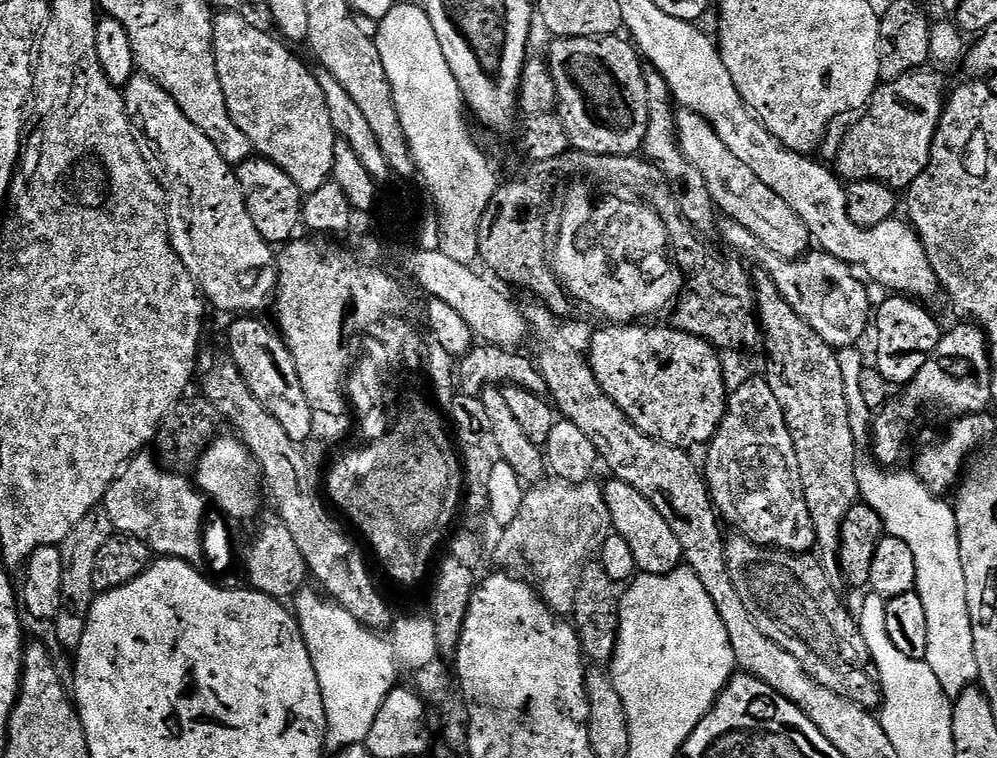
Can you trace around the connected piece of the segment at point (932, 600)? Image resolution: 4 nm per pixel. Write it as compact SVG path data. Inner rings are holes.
M871 462L856 473L860 487L859 499L870 505L882 518L887 535L902 538L906 546L914 554L914 566L918 566L915 592L922 598L922 607L926 609L926 661L934 672L942 690L947 696L955 698L961 696L965 688L969 687L979 677L978 662L974 654L974 634L970 622L970 610L966 602L966 574L962 566L962 554L958 542L958 522L956 509L947 499L941 498L923 484L915 471L889 470L879 463Z

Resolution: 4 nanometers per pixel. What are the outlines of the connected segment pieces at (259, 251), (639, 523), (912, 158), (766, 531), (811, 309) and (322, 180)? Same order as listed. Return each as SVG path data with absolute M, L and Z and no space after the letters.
M143 74L132 76L122 91L124 93L124 105L128 111L128 121L132 124L133 132L139 137L140 149L149 161L157 162L156 160L160 160L160 168L158 164L155 174L156 181L164 187L164 199L168 209L168 232L172 236L172 249L176 251L178 258L186 266L186 270L190 270L194 282L200 287L205 301L211 307L213 304L220 312L236 312L232 314L260 314L260 311L267 304L269 307L270 301L276 295L278 273L274 263L274 248L273 245L266 242L266 238L262 238L262 234L258 234L258 226L254 226L254 218L250 218L250 210L246 206L244 195L238 186L238 178L233 165L228 164L226 158L222 158L222 154L218 154L218 150L214 150L214 142L210 142L210 138L206 134L202 134L202 130L198 130L198 126L194 126L194 122L190 122L190 118L186 118L186 114L182 114L178 102L174 102L174 98L170 98L170 94L166 94L166 90L162 90L162 86L158 86L158 82L154 82L149 76Z
M615 478L609 481L609 484L603 485L603 489L612 519L612 530L630 546L637 569L645 576L668 576L681 567L684 559L682 542L678 542L674 530L670 530L670 522L666 522L666 518L662 518L662 514L658 514L658 510L654 510L654 506L650 506L650 502L642 498L638 490L634 490L634 486Z
M932 66L917 68L914 72L902 74L902 78L885 80L877 88L867 108L863 109L860 121L849 130L836 152L834 168L845 181L881 180L897 190L907 190L924 173L930 162L932 143L936 131L940 129L940 120L944 117L946 91L944 76Z
M767 379L748 380L737 386L733 396L731 393L727 397L724 421L706 451L708 461L703 461L702 471L713 505L727 523L729 520L736 527L733 529L739 535L755 544L780 548L783 552L808 554L817 547L814 518L810 518L810 506L806 506L794 438L790 438L784 411L778 406L778 398L774 398L774 390L770 390Z
M823 250L809 251L796 260L787 260L773 252L764 252L762 258L763 271L778 286L782 296L831 348L852 348L867 332L869 335L874 320L874 300L872 304L868 297L869 285L857 275L853 265Z
M221 11L213 19L212 45L214 62L218 66L218 82L222 82L222 94L226 94L226 110L230 110L234 126L238 126L238 130L250 138L253 149L263 159L286 170L300 193L307 194L332 180L334 146L338 137L330 122L330 110L326 110L326 98L322 94L317 73L312 73L279 35L271 31L268 33L260 27L264 26L253 22L243 11Z

